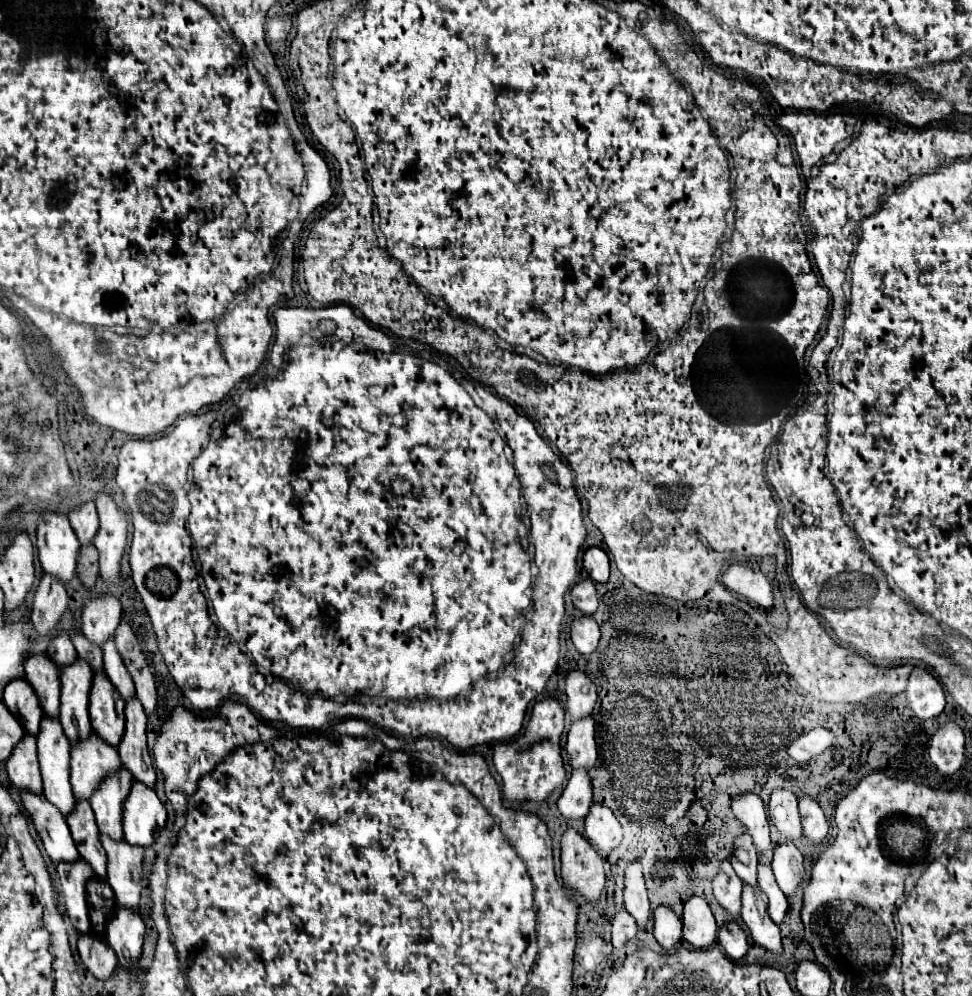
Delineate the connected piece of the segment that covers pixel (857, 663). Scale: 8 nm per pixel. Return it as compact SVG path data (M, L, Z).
M792 615L784 635L768 635L780 649L788 673L794 675L796 683L804 687L810 695L824 699L828 703L860 703L862 699L888 693L898 695L906 689L908 677L914 665L906 663L894 669L882 669L868 663L864 657L856 655L850 649L840 647L824 631L818 615Z

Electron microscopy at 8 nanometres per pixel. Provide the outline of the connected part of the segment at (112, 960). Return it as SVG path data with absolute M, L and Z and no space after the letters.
M80 935L78 953L88 973L92 973L96 979L112 977L112 973L118 967L118 959L114 951L108 947L108 943L102 937Z

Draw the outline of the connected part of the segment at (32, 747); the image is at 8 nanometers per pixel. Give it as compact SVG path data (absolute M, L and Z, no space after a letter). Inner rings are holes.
M24 735L20 745L12 751L6 761L6 771L10 775L12 785L18 791L30 791L34 795L42 795L42 779L36 757L36 737Z

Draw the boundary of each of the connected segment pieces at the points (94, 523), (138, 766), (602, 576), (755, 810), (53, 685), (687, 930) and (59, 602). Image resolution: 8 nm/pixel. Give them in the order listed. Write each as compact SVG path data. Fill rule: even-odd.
M86 503L80 509L72 511L68 515L68 519L70 519L70 525L82 545L88 545L94 541L96 531L98 531L98 515L96 515L94 503Z
M134 697L126 703L126 729L124 739L118 745L122 767L146 787L156 787L156 771L146 745L146 713L140 701Z
M590 547L584 553L584 569L588 571L590 579L596 583L606 583L610 577L610 561L608 555L598 549L598 547Z
M744 793L732 801L732 811L742 821L746 831L752 835L756 851L760 855L772 851L770 827L768 827L768 817L766 817L766 809L764 809L762 799L758 795Z
M46 655L28 657L24 661L26 681L36 691L46 717L60 717L60 671Z
M690 897L686 901L682 923L684 923L682 937L694 949L708 949L716 943L718 927L708 903L702 897Z
M46 575L40 579L38 591L34 595L32 625L40 635L48 635L62 619L68 609L68 593L64 583Z

